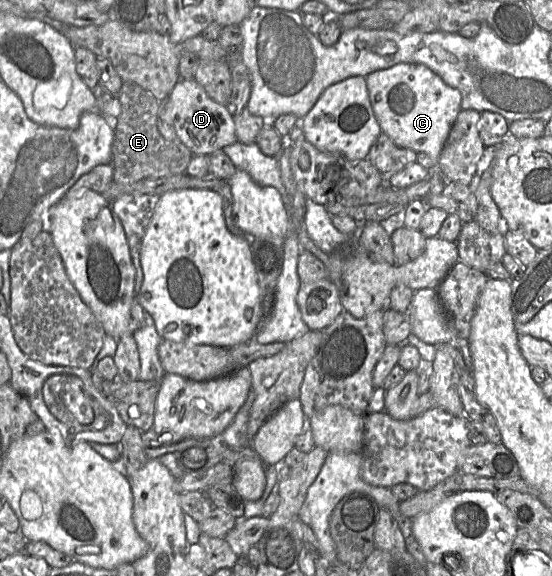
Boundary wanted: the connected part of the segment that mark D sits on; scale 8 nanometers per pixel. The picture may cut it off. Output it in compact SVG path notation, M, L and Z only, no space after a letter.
M180 79L161 105L165 110L166 121L173 124L179 140L193 154L210 155L237 141L233 115L226 106L211 99L193 79Z

